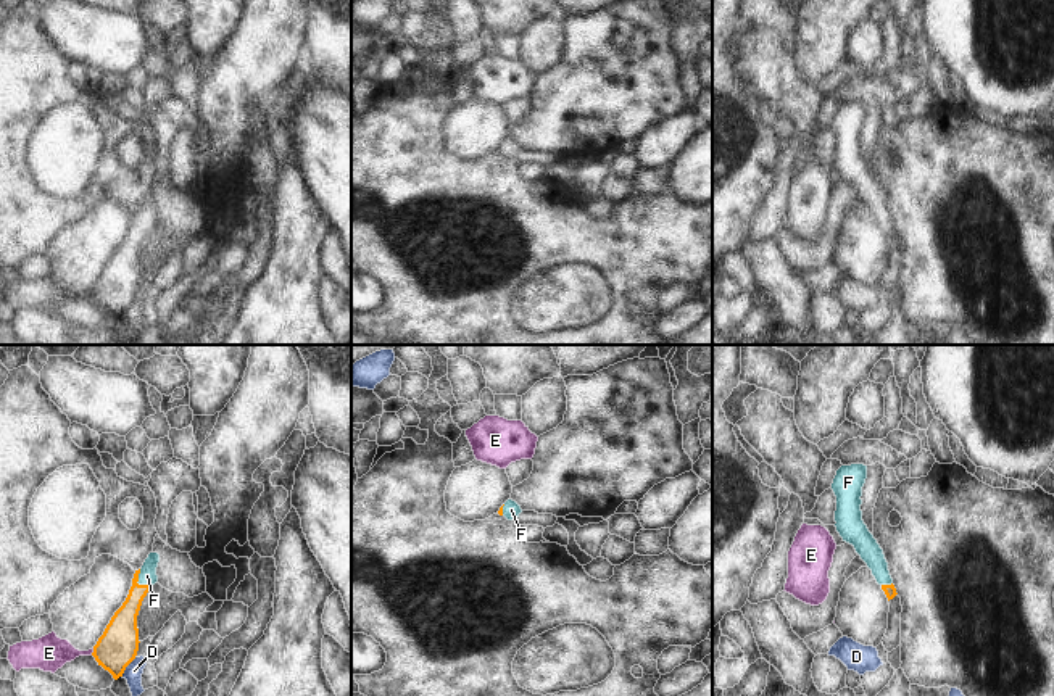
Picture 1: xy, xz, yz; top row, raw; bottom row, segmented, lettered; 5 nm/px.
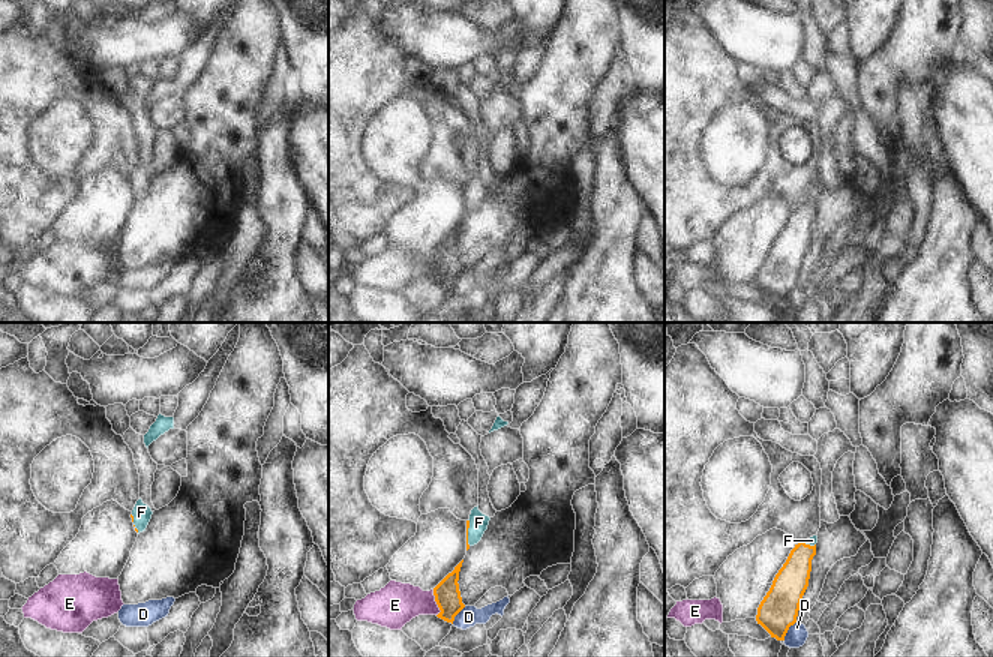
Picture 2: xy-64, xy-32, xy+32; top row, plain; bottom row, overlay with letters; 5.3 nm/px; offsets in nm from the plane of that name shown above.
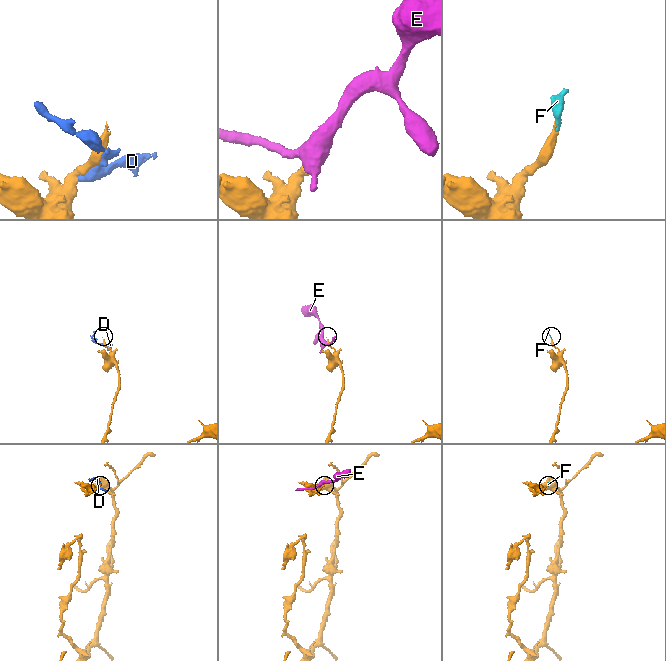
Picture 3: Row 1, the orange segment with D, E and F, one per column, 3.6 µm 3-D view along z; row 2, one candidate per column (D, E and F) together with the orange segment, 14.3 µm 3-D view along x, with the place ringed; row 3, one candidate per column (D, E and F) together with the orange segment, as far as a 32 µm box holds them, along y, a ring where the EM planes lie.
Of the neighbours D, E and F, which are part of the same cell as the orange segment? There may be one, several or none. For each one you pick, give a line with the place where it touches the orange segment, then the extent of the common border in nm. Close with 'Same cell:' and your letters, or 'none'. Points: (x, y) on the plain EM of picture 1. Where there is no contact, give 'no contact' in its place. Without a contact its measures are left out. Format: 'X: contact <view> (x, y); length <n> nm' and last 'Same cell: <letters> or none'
F: contact xy (137, 223); length 110 nm
Same cell: F

